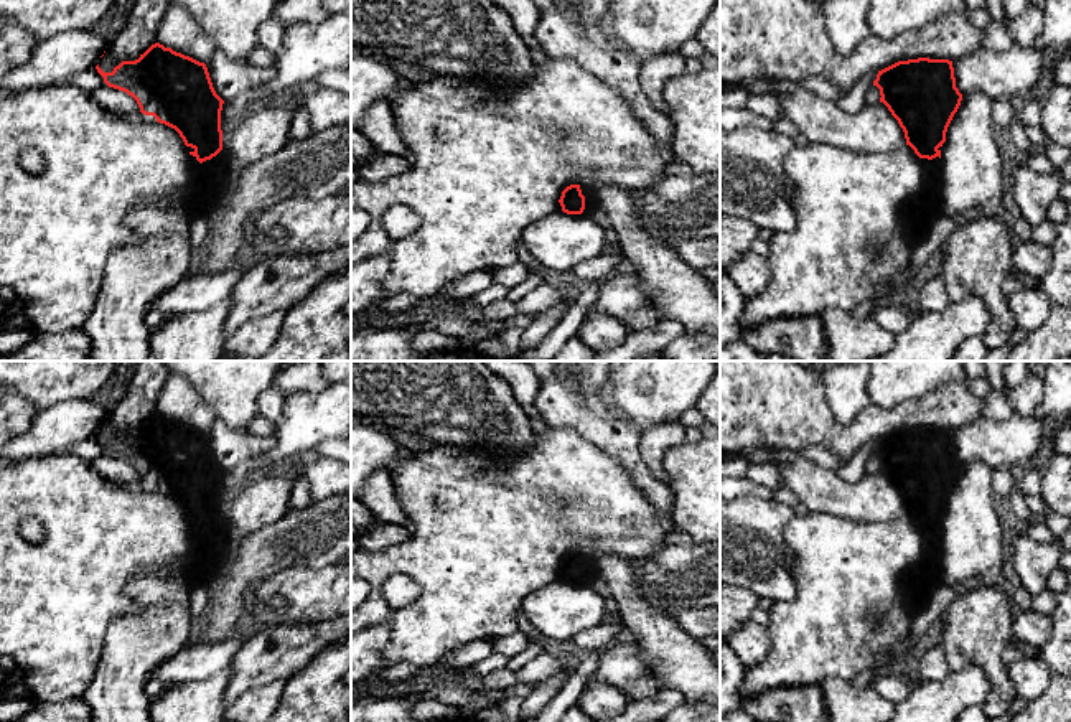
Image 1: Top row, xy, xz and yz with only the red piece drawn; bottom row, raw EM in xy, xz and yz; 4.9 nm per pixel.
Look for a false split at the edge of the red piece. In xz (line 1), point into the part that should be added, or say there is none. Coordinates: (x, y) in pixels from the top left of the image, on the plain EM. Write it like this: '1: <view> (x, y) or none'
1: xz (590, 574)

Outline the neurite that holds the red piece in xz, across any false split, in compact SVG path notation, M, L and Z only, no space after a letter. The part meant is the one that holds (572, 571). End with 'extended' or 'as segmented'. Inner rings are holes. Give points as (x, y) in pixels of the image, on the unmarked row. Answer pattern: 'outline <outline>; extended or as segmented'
outline M570 554L562 560L559 579L567 584L595 584L595 565L582 554Z; extended

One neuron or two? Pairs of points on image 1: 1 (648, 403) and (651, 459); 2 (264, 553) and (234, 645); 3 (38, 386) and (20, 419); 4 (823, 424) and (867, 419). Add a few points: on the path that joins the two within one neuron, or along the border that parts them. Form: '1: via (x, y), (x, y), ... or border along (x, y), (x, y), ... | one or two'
1: border along (678, 419), (653, 422), (640, 432) | two
2: border along (246, 627), (224, 640), (203, 645) | two
3: border along (17, 393), (37, 412) | two
4: via (834, 431), (855, 431) | one

